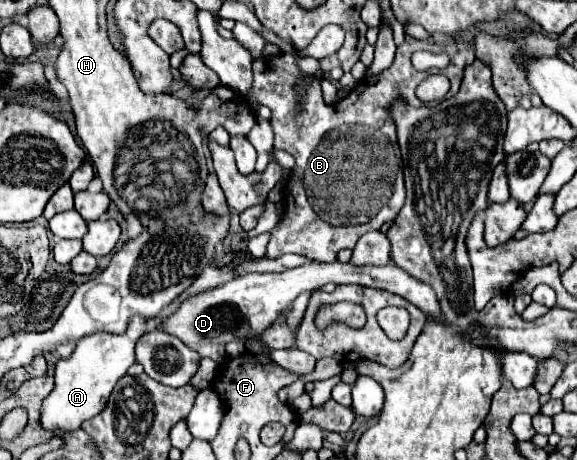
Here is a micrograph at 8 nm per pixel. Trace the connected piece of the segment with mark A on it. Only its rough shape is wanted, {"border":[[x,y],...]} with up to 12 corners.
{"border":[[150,323],[82,337],[56,363],[42,427],[74,431],[104,409]]}

